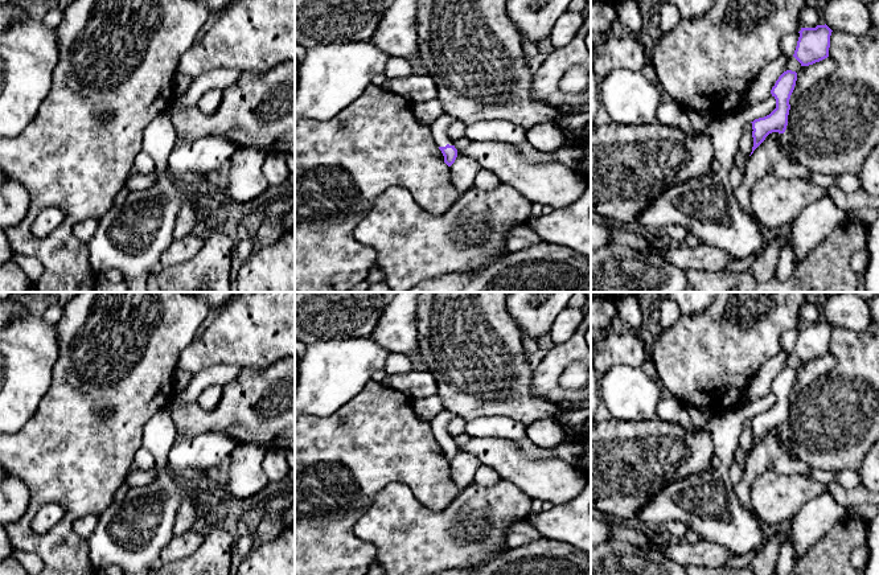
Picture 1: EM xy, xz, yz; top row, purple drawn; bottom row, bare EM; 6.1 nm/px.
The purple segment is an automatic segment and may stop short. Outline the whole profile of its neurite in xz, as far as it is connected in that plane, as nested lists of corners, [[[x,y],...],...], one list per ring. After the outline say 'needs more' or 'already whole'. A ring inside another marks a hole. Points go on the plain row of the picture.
[[[444,408],[430,422],[432,427],[432,434],[441,447],[444,452],[444,459],[448,463],[451,463],[457,453],[457,445],[455,444],[453,438],[448,434],[448,423],[453,418],[456,418],[456,415]]]; needs more

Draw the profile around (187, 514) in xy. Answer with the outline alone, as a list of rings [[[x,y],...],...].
[[[182,502],[177,512],[177,517],[173,525],[173,535],[184,535],[190,529],[193,529],[193,523],[197,518],[197,509],[190,502]]]

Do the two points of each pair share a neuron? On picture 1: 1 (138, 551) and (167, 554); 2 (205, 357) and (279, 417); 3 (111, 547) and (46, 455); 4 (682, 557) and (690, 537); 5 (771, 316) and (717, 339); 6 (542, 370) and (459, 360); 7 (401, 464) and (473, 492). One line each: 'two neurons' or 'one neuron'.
1: two neurons
2: two neurons
3: two neurons
4: two neurons
5: one neuron
6: two neurons
7: two neurons

